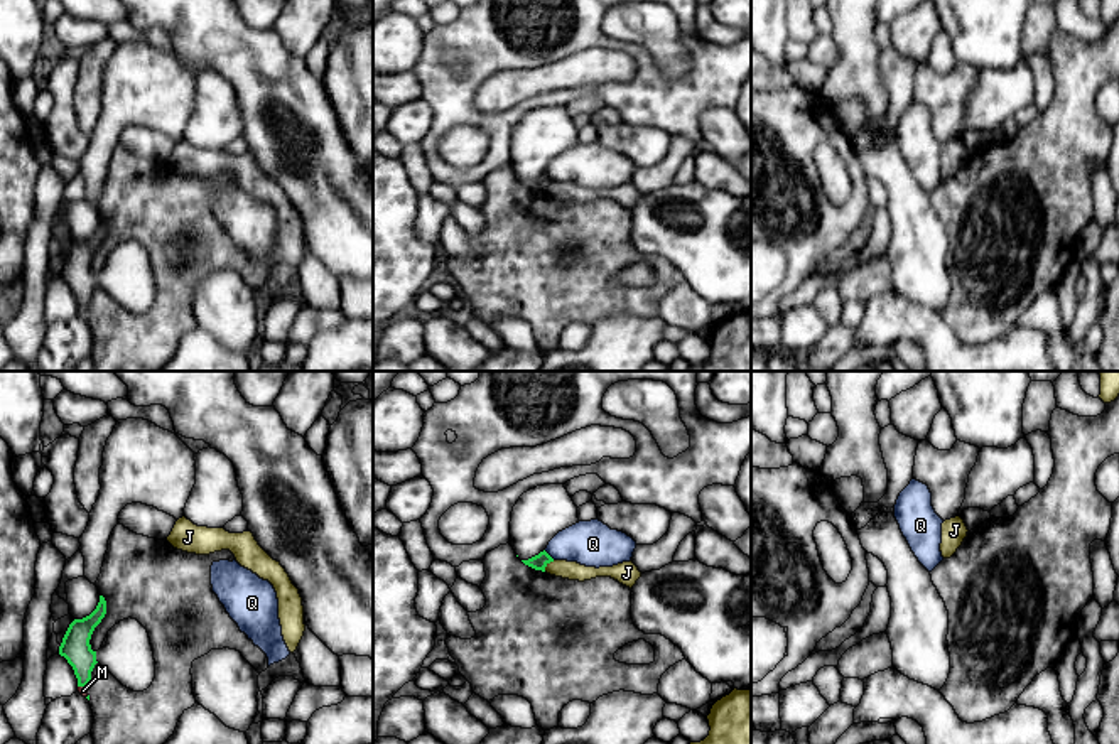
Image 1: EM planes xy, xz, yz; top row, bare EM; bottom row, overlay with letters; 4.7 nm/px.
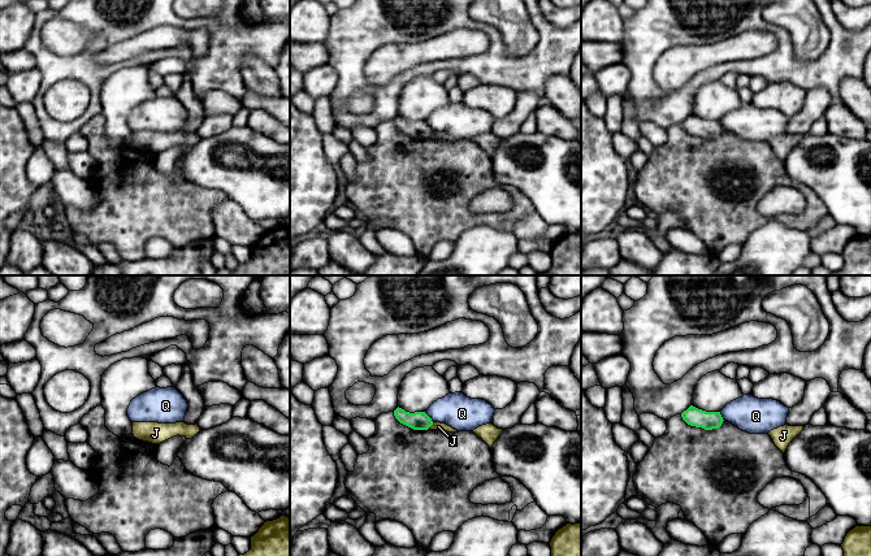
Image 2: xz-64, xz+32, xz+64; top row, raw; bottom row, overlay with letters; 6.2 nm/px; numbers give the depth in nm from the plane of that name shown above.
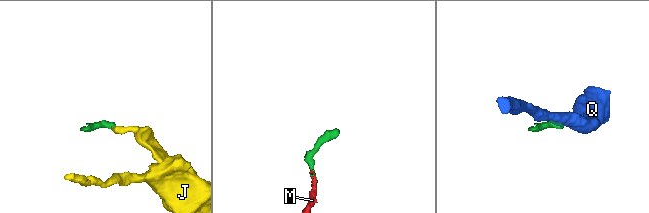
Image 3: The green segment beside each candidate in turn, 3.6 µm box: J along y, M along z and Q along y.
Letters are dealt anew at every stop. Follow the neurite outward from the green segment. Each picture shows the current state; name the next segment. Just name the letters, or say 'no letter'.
M

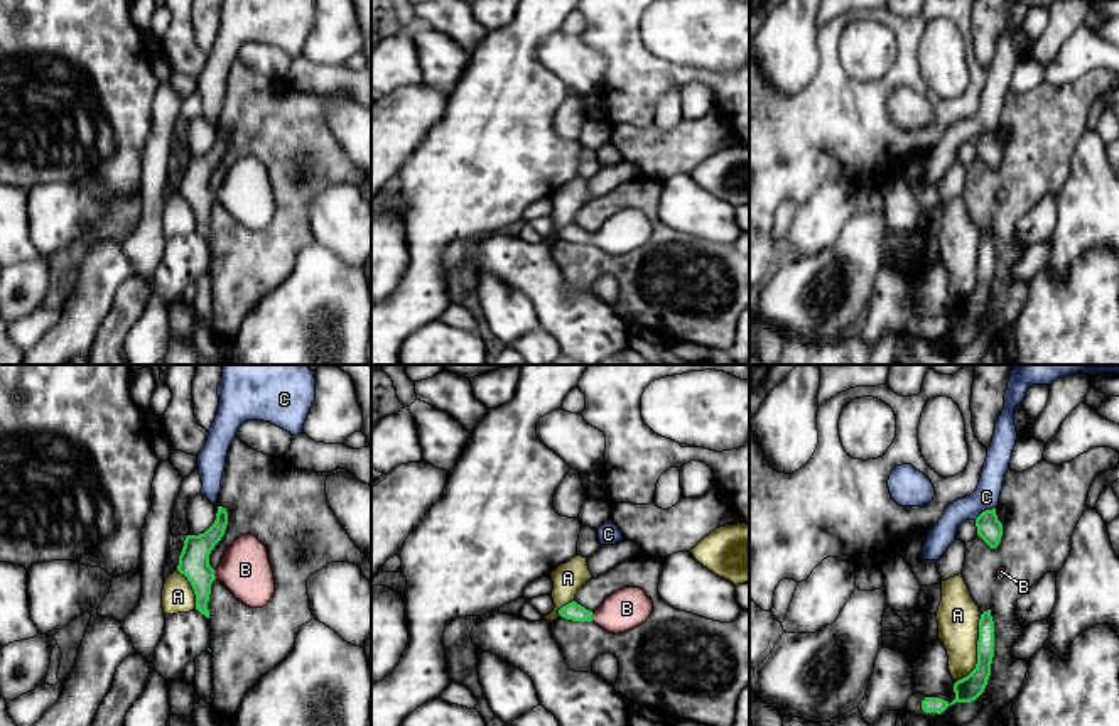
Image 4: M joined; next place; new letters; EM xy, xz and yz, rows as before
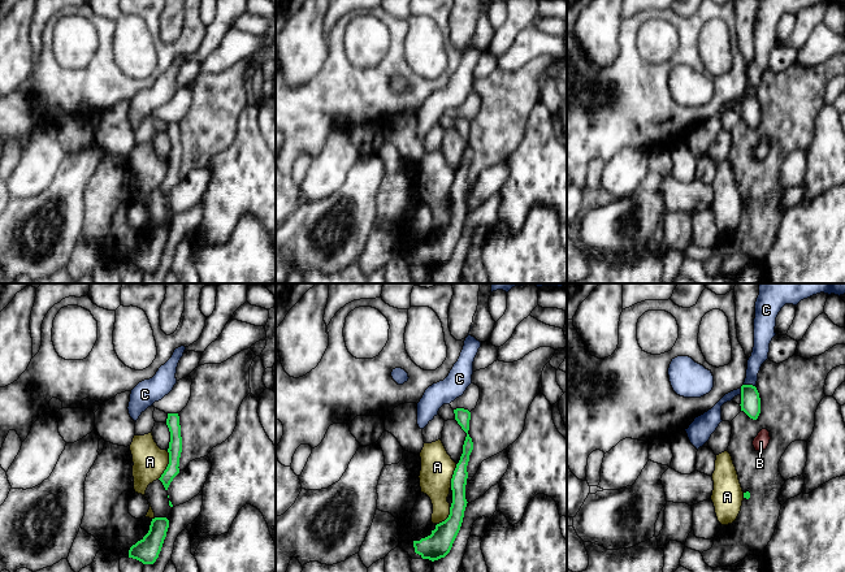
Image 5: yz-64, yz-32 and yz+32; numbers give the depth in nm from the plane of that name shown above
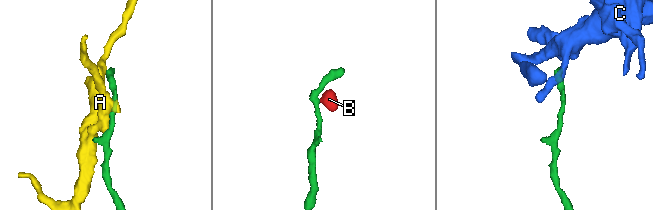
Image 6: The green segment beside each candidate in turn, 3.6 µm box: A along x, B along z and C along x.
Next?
B

